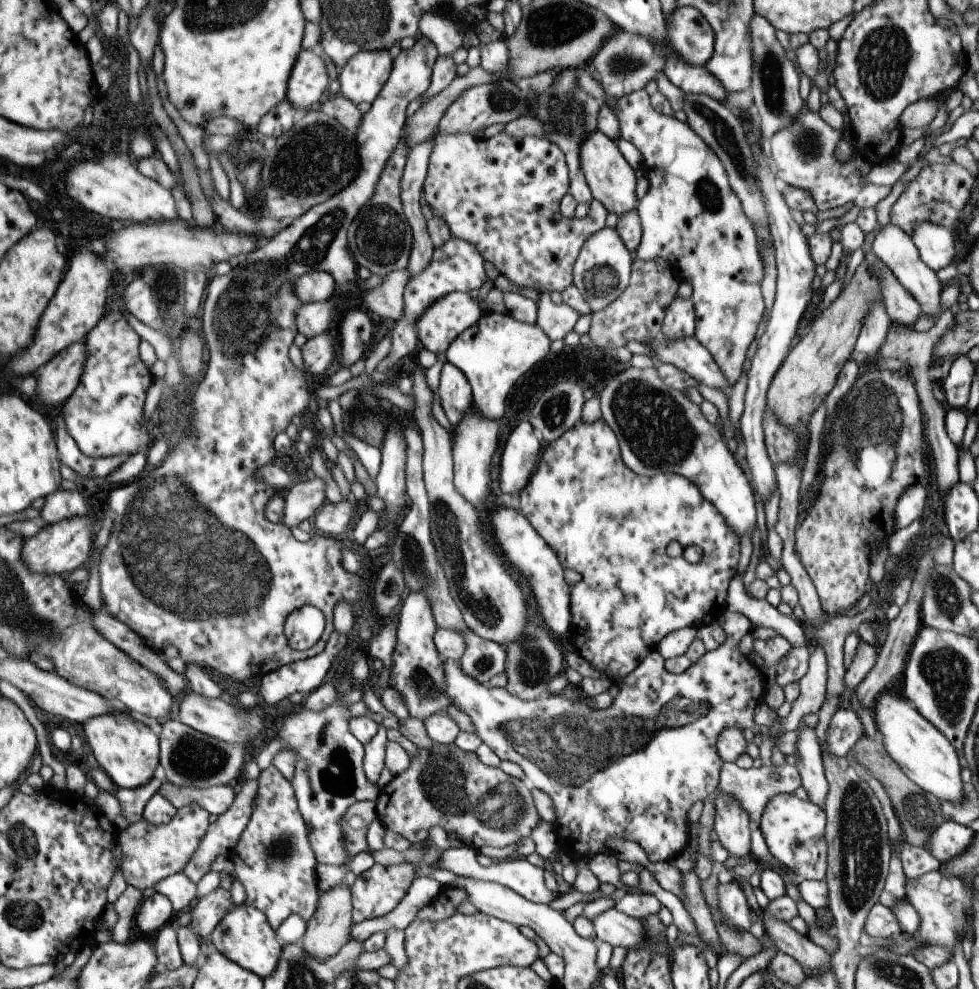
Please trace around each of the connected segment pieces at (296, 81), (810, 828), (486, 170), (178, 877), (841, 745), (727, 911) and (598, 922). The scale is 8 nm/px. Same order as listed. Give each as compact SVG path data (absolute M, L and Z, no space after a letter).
M301 49L285 85L285 100L298 113L302 113L318 102L328 84L329 79L321 58L309 49Z
M793 793L776 794L772 796L762 810L758 829L760 830L763 840L768 848L769 854L775 861L784 865L788 870L795 873L799 880L823 881L826 877L826 840L824 839L824 828L826 825L826 814L822 808L815 806L808 800L801 800Z
M501 131L489 138L481 137L479 139L467 133L437 133L432 136L432 147L428 156L428 165L426 175L422 184L422 203L425 203L432 210L432 216L440 218L445 222L450 230L450 236L462 241L468 242L482 256L482 259L492 264L498 274L501 274L519 285L531 287L540 292L551 292L556 290L562 292L566 286L572 284L572 268L574 260L578 255L579 249L583 241L595 231L598 231L605 224L605 216L602 210L593 204L592 213L585 215L583 218L562 217L560 213L560 200L563 195L568 192L568 168L564 161L564 154L559 150L559 147L550 140L539 138L536 136L509 136L505 131Z
M177 873L160 880L154 890L172 900L177 914L191 909L197 902L197 884L185 873Z
M837 707L831 716L826 732L826 749L838 757L845 757L846 752L863 737L863 727L851 707Z
M729 881L717 886L718 908L723 914L725 922L732 927L747 931L753 921L752 910L745 901L743 888L735 881Z
M611 907L593 917L592 927L597 942L607 942L613 946L630 949L642 941L642 924L633 917Z

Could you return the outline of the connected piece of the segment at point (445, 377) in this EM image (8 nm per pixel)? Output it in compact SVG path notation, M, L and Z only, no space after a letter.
M444 363L438 374L438 388L435 398L454 426L461 420L462 414L471 407L472 392L465 375L451 363Z

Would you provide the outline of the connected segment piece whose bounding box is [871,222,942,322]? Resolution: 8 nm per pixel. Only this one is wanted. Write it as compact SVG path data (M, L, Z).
M887 223L875 234L871 245L871 251L873 251L873 254L891 270L897 282L915 298L919 303L921 313L924 315L931 315L935 322L941 312L938 306L942 289L939 288L939 281L935 276L934 270L931 270L919 258L911 237L903 229L900 229L893 223Z

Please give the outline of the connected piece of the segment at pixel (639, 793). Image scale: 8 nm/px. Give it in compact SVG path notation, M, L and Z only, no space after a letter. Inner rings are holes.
M726 610L716 622L719 623L719 626L725 633L725 640L721 646L712 651L705 651L696 662L691 663L688 668L679 674L665 671L663 667L664 658L657 650L649 651L649 654L644 656L643 660L617 683L618 694L612 700L611 706L607 710L593 710L593 704L588 699L585 701L579 700L579 698L573 698L564 693L554 696L549 694L535 700L522 701L516 696L509 694L504 688L491 688L486 684L478 683L470 676L465 676L457 662L450 662L450 660L442 662L447 696L452 700L453 706L457 706L457 708L461 709L461 712L469 716L472 725L475 727L475 734L481 739L481 742L491 748L500 760L509 760L509 762L517 764L523 771L525 782L529 786L541 790L541 792L545 792L545 794L551 797L555 806L555 816L557 816L556 822L553 823L553 828L557 837L558 849L567 854L573 862L579 859L586 860L596 852L605 850L603 841L609 837L635 842L635 844L643 848L650 862L669 861L673 856L677 856L677 854L687 849L690 824L686 814L689 806L695 801L703 801L717 790L718 776L723 760L719 758L715 747L716 738L722 730L731 729L732 727L740 730L753 728L752 713L765 693L765 682L761 670L754 667L749 662L749 659L737 649L739 640L745 634L750 633L753 628L751 621L744 614L732 613Z

